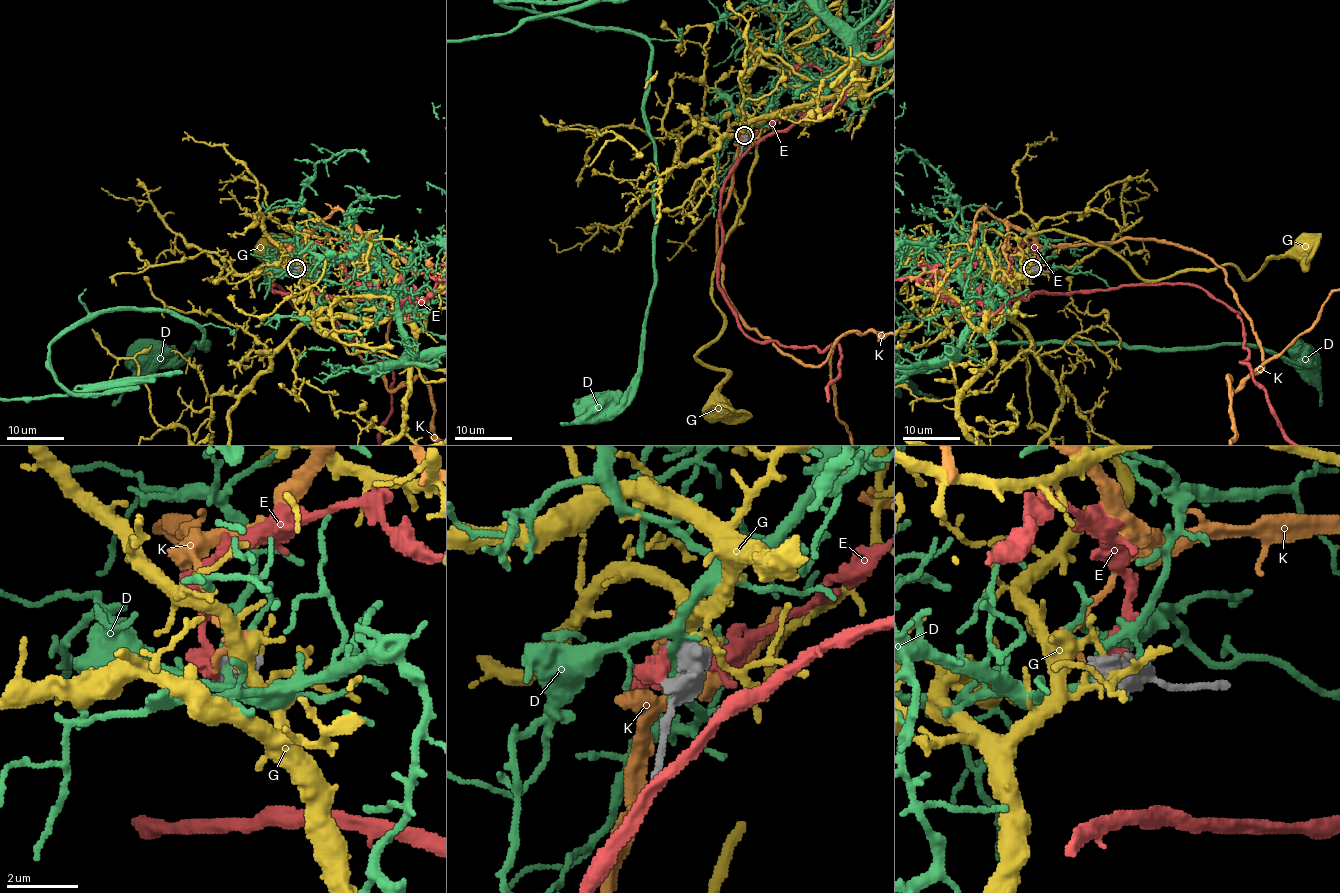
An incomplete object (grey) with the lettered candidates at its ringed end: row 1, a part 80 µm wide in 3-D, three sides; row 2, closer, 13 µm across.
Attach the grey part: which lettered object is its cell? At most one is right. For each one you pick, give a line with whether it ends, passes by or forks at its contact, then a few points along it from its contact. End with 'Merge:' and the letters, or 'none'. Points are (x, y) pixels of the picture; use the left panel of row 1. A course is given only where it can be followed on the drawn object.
Merge: none

